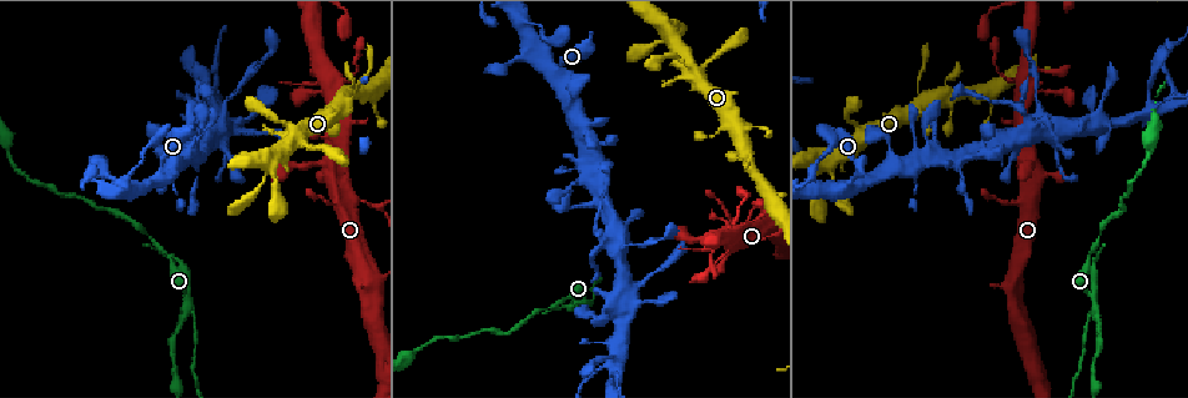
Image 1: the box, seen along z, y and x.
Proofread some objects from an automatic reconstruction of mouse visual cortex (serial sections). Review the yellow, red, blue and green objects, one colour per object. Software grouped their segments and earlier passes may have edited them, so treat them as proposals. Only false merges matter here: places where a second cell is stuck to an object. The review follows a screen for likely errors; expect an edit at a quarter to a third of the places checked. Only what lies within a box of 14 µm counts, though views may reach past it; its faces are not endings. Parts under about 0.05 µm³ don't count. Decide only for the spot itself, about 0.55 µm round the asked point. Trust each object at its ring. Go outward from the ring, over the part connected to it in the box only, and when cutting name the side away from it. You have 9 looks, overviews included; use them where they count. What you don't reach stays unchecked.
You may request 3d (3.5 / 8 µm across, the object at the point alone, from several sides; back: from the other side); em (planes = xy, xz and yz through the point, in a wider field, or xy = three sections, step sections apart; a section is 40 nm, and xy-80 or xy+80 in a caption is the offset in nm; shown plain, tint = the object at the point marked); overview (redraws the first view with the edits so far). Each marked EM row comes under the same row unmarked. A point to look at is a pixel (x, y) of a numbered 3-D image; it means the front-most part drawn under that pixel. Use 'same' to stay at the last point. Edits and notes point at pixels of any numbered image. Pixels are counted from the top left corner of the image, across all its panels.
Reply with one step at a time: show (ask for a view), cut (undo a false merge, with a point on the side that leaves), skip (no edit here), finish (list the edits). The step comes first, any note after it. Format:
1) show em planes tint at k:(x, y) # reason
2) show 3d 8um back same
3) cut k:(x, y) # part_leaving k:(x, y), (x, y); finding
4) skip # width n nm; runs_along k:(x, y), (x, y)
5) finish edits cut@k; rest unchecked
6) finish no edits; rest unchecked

show 3d 8um at 1:(1090, 311) # three arms meet

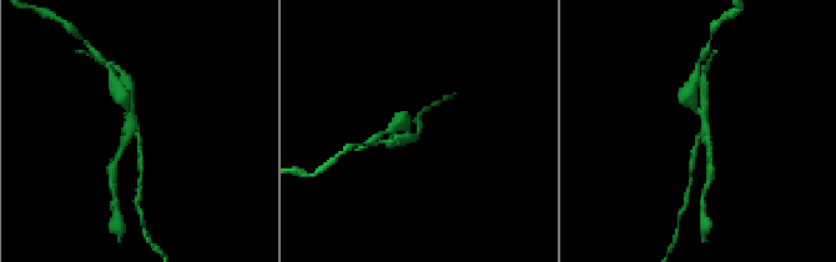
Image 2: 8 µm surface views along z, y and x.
show em xy step 3 tint at 2:(136, 137) # arms 3; arm_widths 100, 150, 200 nm; shape alone is not enough

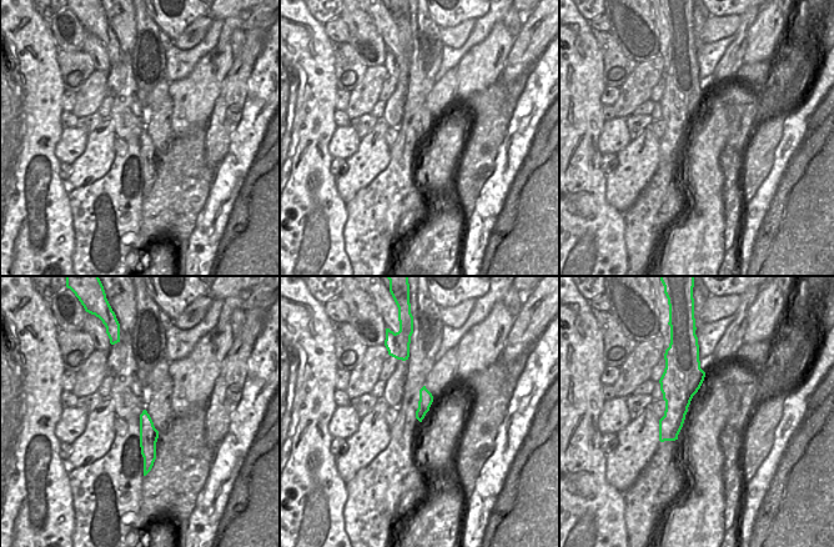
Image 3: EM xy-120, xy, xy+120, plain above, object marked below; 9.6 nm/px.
cut 2:(704, 86) # border 3:(676, 359), (684, 384), (693, 395); two cells meet here

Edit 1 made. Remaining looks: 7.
show 3d 8um at 1:(372, 205)

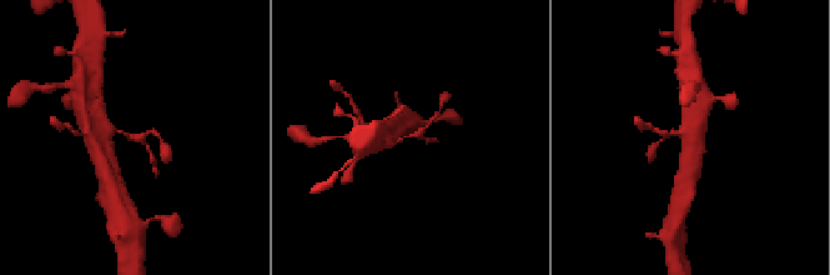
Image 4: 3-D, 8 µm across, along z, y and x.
show em xy step 2 tint at 4:(410, 136) # arms 3; arm_widths 150, 150, 300 nm; shape alone is not enough

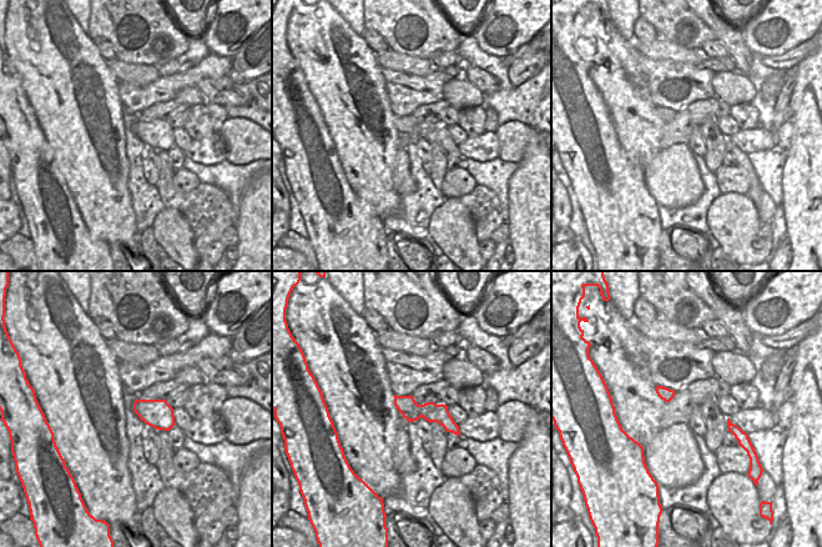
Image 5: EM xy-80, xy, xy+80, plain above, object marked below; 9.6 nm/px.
skip # width 190 nm; runs_along 4:(94, 136), (104, 130), (137, 136), (152, 156); all the same cell

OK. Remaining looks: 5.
show overview

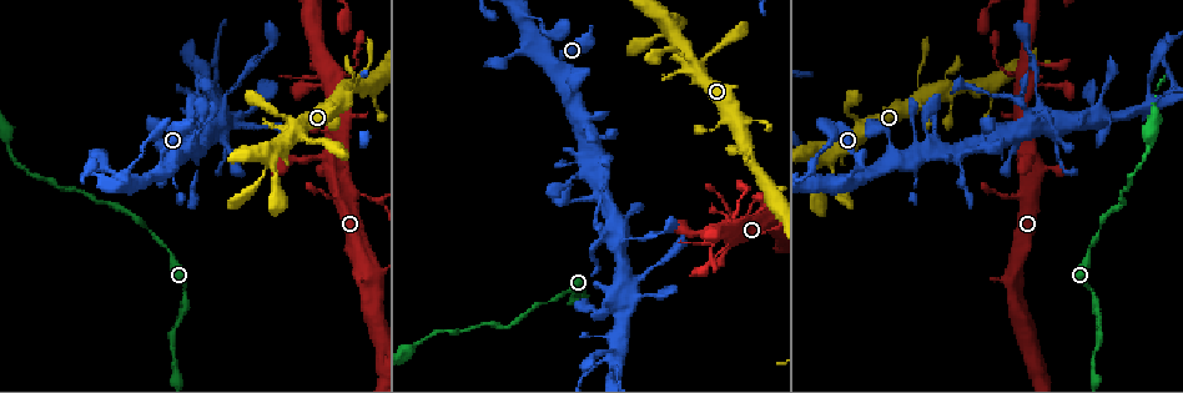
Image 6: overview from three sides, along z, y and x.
show 3d 3.5um back at 6:(745, 124) # three arms meet

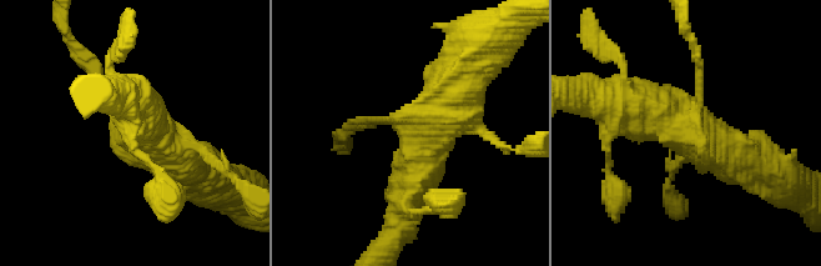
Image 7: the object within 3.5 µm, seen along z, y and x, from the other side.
show em xy step 3 tint at 7:(402, 126) # shape alone is not enough

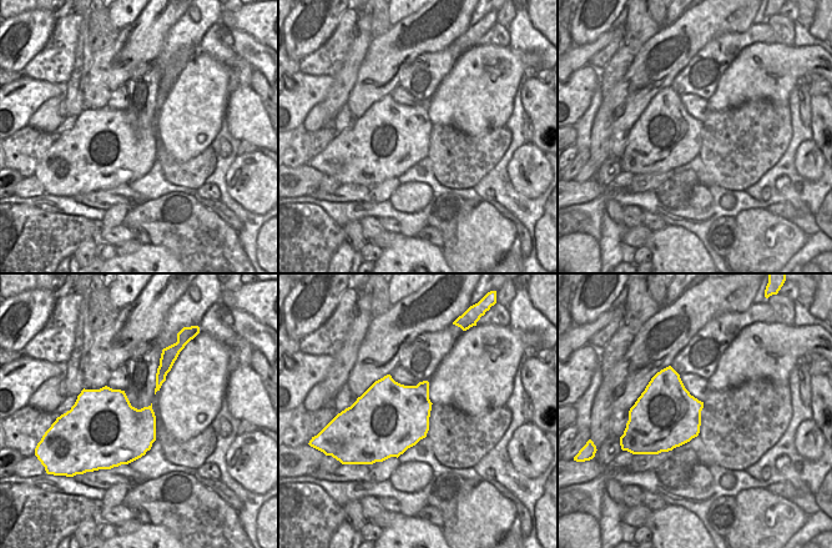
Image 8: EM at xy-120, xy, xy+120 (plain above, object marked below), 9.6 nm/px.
skip # width 650 nm; runs_along 7:(463, 76), (424, 134), (402, 204); one cell here

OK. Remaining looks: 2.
show em planes tint at 6:(1098, 120)

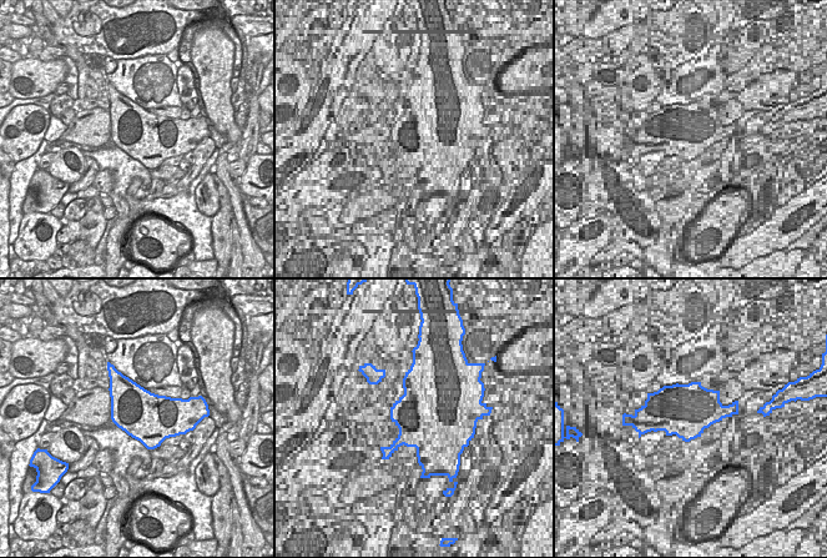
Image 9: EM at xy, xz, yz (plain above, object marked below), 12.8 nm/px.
show 3d 3.5um back same # wider look

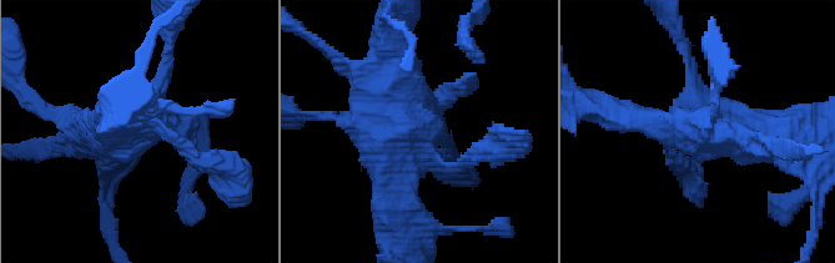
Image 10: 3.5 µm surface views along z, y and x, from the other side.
skip # runs_along 10:(808, 140), (722, 136), (642, 120); all the same cell

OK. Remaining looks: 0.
finish edits cut@2; rest unchecked

